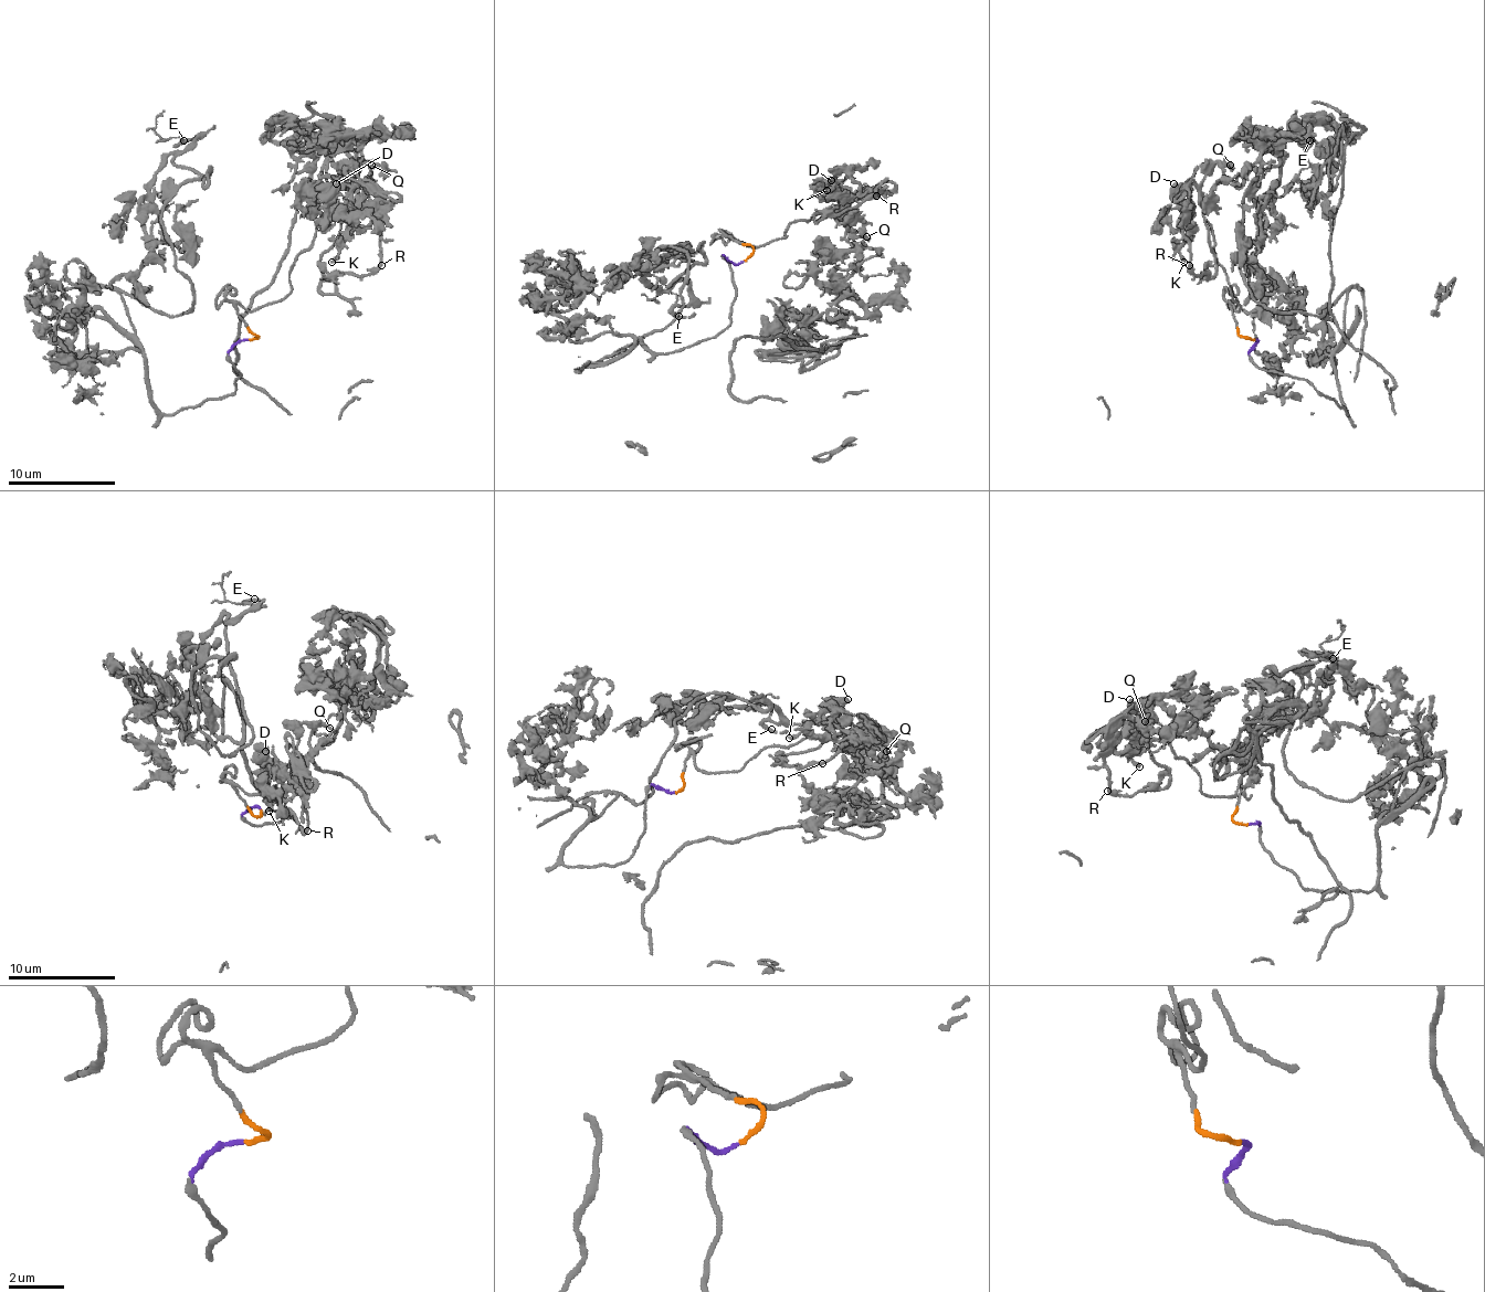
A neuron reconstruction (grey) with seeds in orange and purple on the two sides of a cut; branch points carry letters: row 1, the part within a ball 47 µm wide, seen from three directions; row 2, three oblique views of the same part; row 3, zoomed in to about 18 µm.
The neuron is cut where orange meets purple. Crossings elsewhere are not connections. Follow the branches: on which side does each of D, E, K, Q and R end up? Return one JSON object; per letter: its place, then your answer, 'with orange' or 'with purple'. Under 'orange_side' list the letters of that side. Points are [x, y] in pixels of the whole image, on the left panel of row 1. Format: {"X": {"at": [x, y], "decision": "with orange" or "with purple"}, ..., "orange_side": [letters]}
{"D": {"at": [336, 183], "decision": "with orange"}, "E": {"at": [183, 140], "decision": "with purple"}, "K": {"at": [332, 262], "decision": "with orange"}, "Q": {"at": [371, 165], "decision": "with orange"}, "R": {"at": [381, 265], "decision": "with orange"}, "orange_side": ["D", "K", "Q", "R"]}

